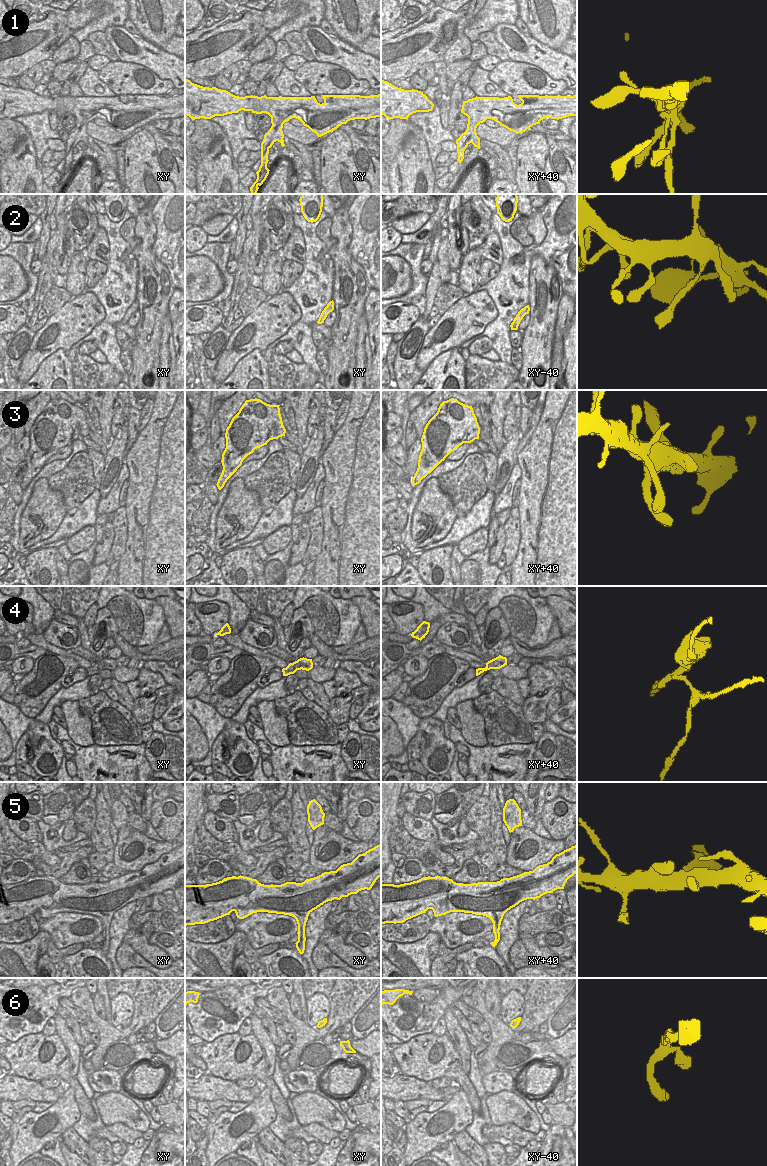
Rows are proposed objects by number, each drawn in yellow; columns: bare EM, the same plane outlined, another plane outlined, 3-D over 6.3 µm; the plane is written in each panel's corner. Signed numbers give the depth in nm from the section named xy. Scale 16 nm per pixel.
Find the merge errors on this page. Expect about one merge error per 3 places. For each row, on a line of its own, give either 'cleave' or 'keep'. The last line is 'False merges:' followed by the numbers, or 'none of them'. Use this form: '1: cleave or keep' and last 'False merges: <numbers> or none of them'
1: cleave
2: keep
3: keep
4: cleave
5: keep
6: keep
False merges: 1, 4

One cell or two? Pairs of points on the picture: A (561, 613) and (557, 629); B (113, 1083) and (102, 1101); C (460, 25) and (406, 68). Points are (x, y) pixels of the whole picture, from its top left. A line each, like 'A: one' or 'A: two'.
A: one
B: two
C: one

